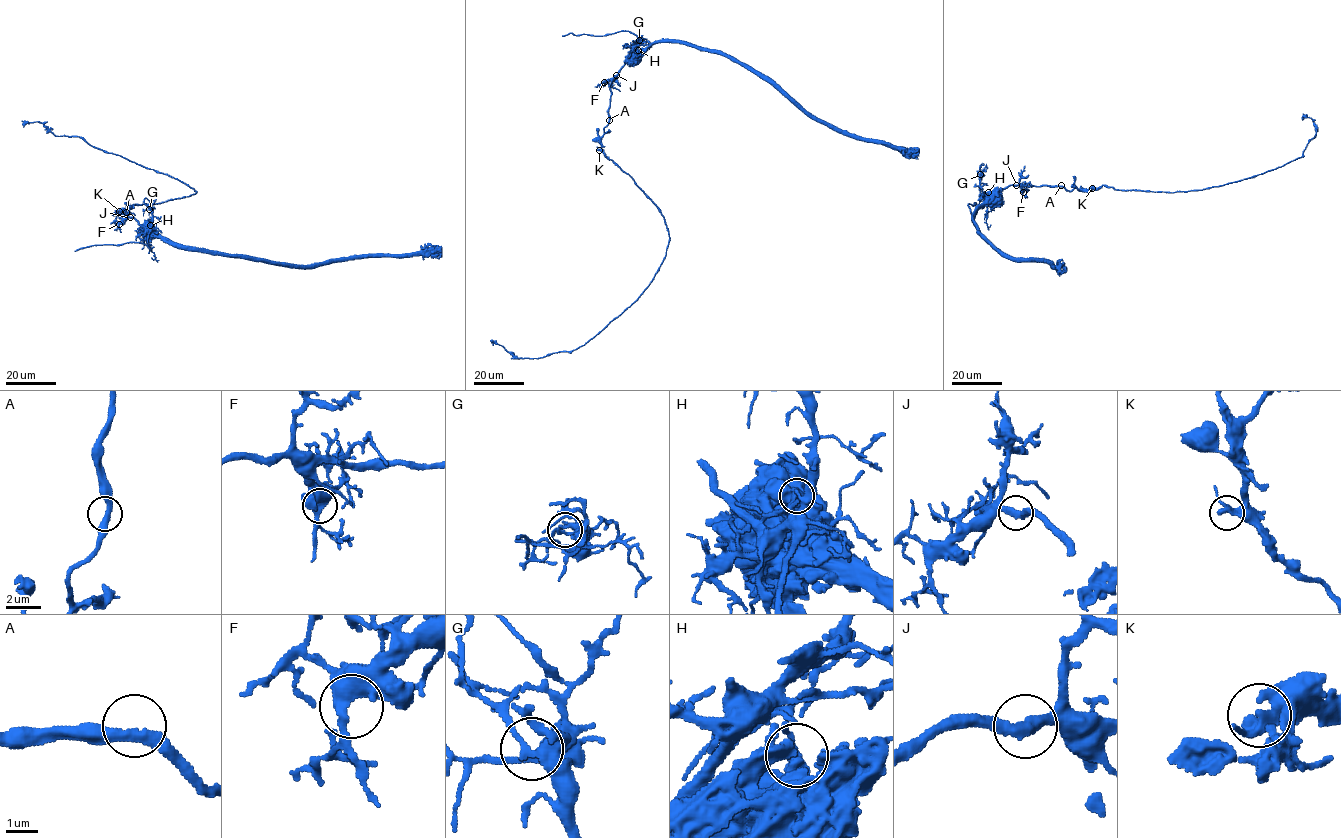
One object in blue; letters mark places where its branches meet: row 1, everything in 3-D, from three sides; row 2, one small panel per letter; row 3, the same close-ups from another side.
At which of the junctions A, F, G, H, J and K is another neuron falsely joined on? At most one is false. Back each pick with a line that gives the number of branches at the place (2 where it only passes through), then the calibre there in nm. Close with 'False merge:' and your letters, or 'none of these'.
H: 2 branches meet; 360 nm thick
False merge: H

